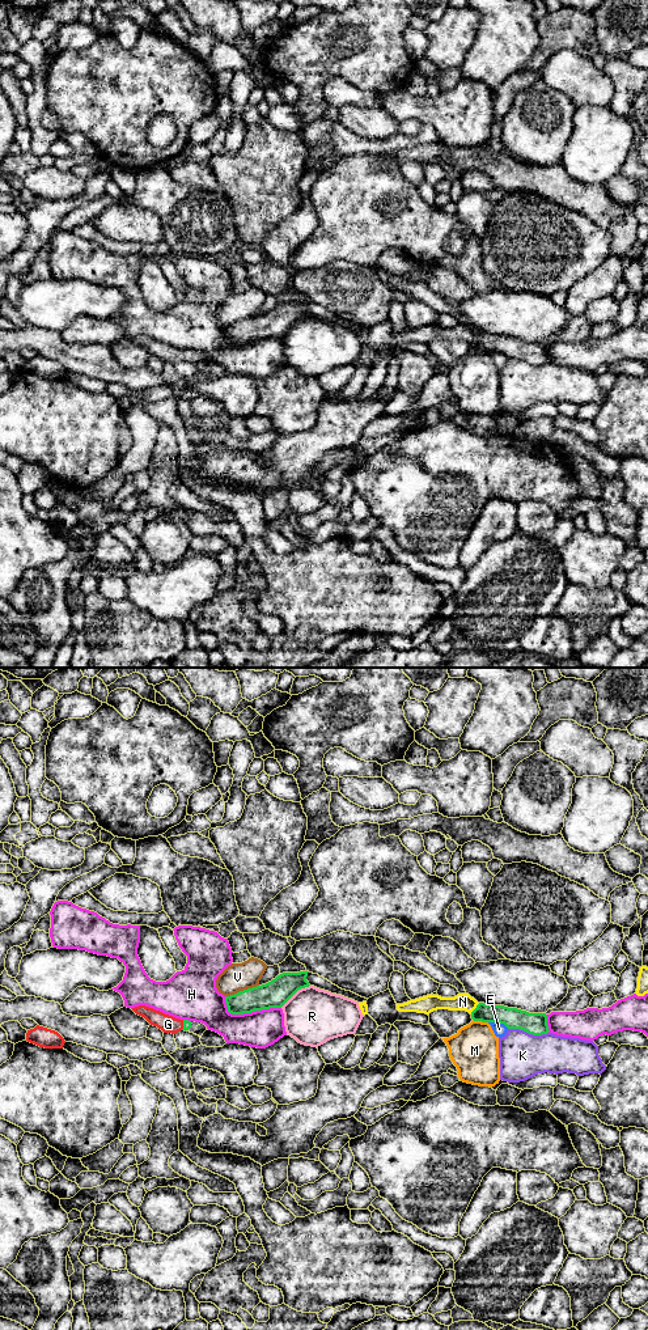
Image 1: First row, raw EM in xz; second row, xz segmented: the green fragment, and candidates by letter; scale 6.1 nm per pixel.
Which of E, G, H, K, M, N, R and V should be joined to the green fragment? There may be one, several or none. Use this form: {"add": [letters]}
{"add": ["G"]}

